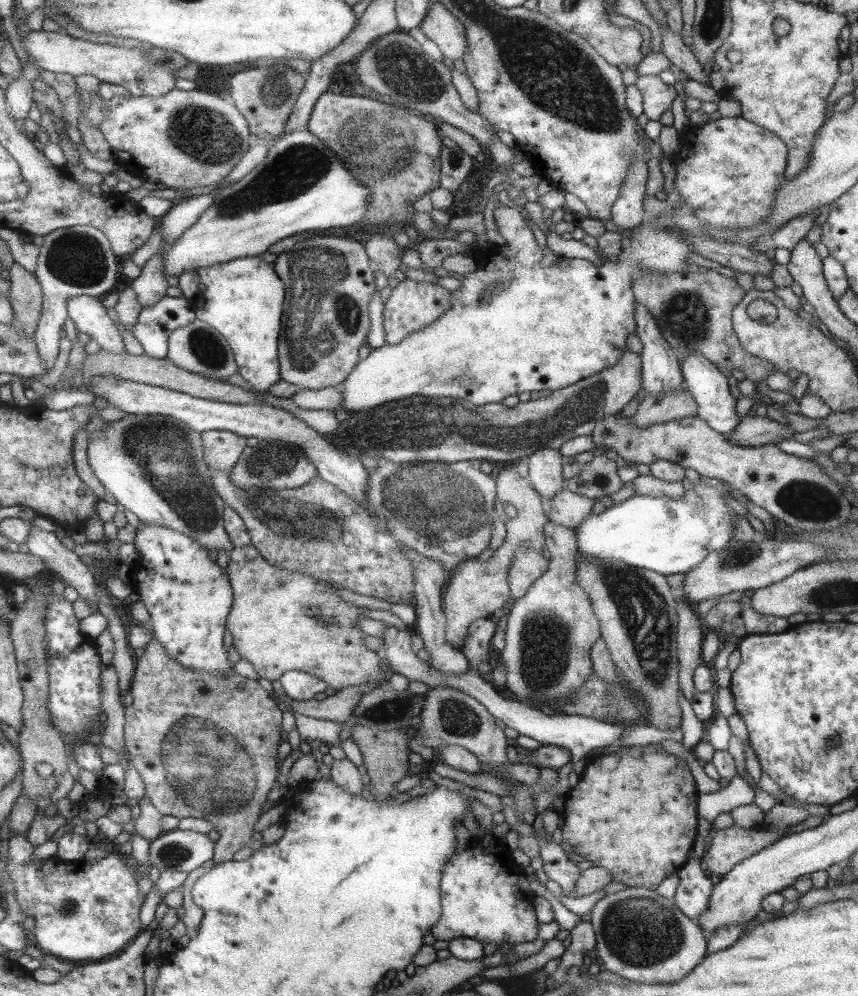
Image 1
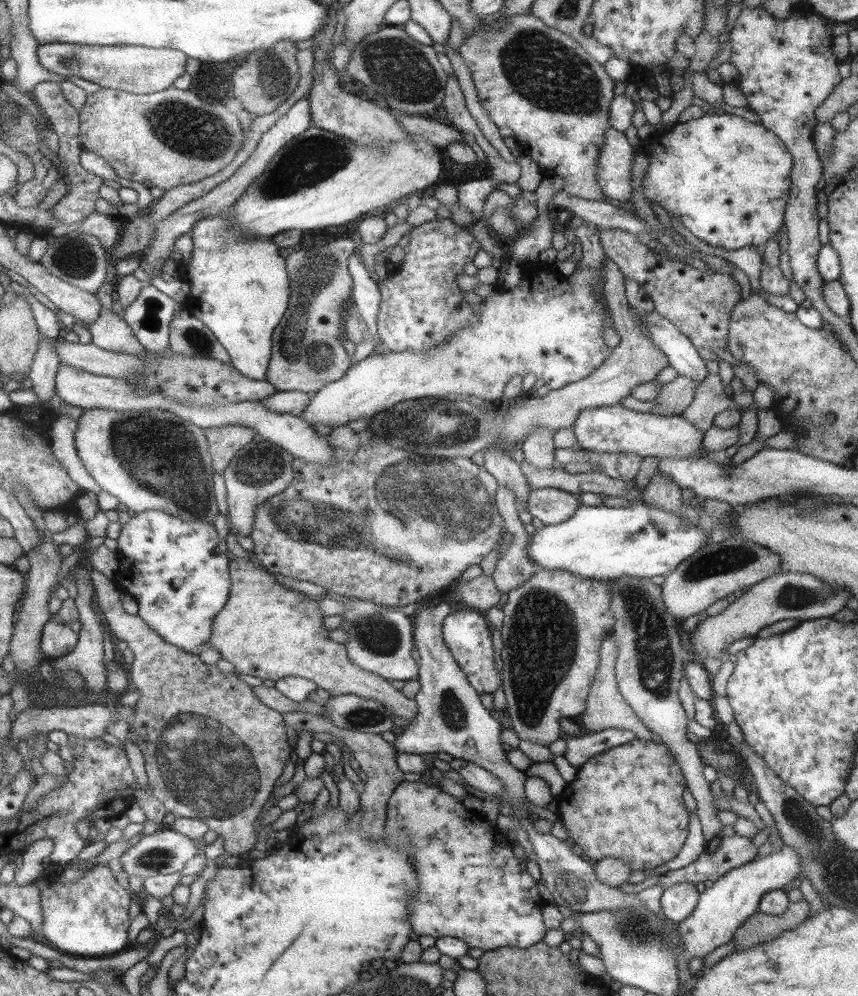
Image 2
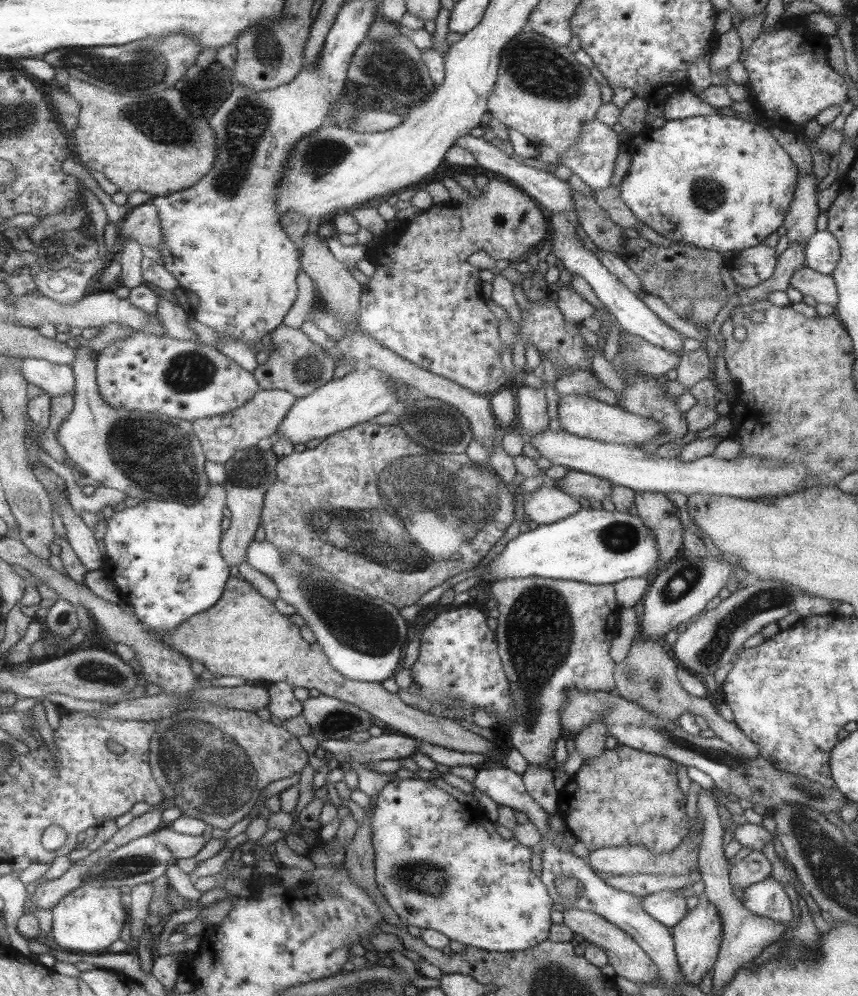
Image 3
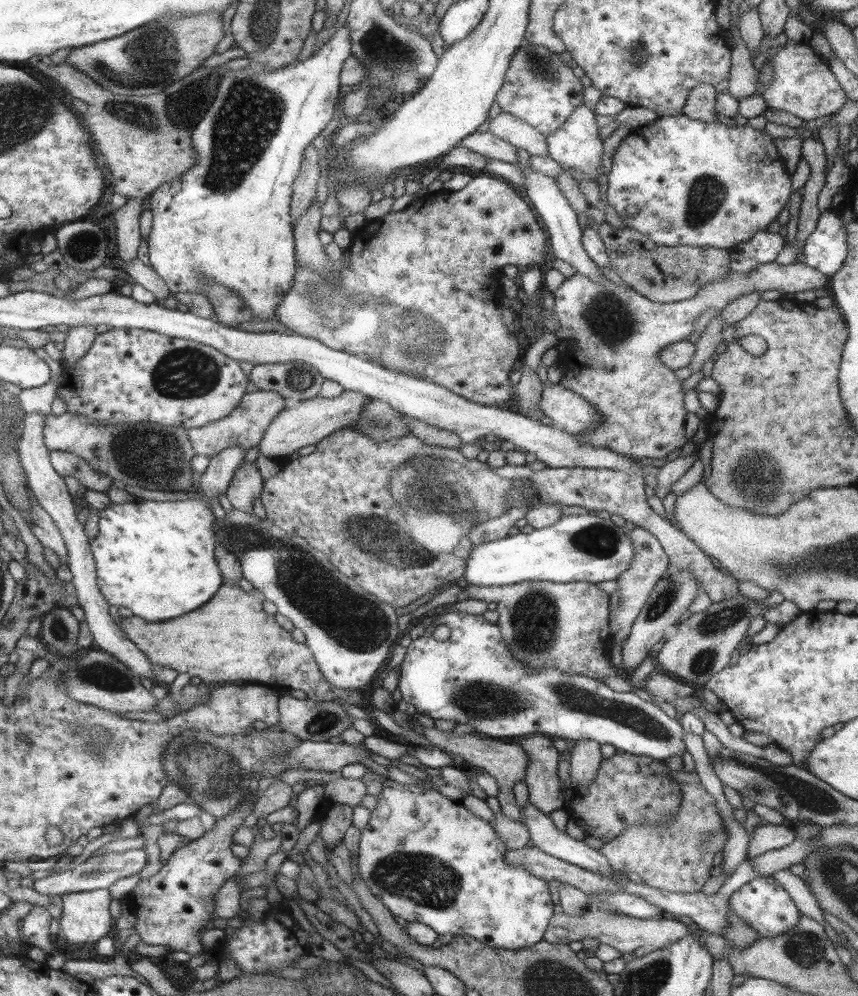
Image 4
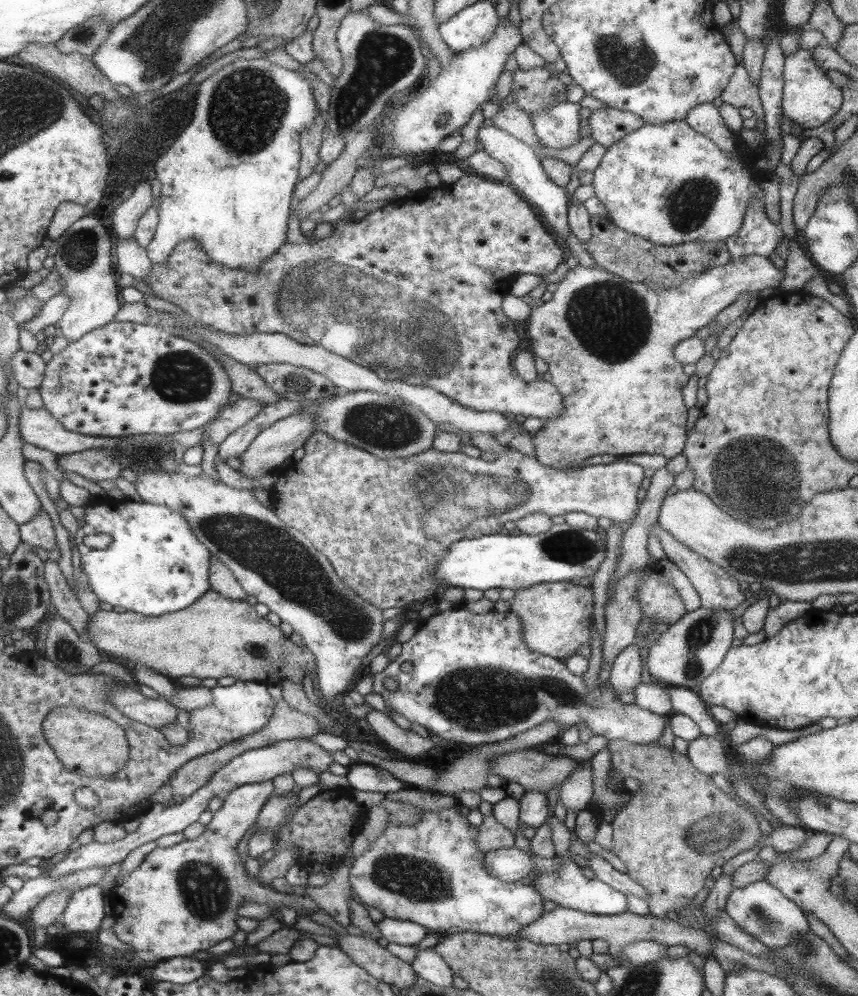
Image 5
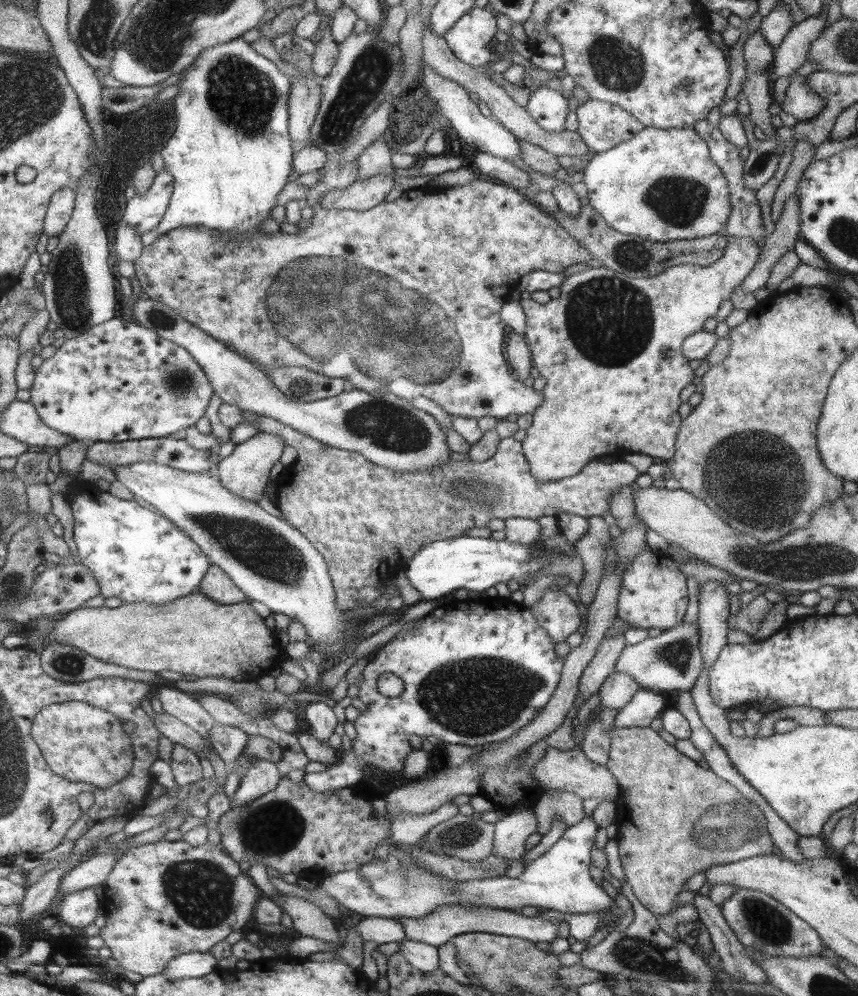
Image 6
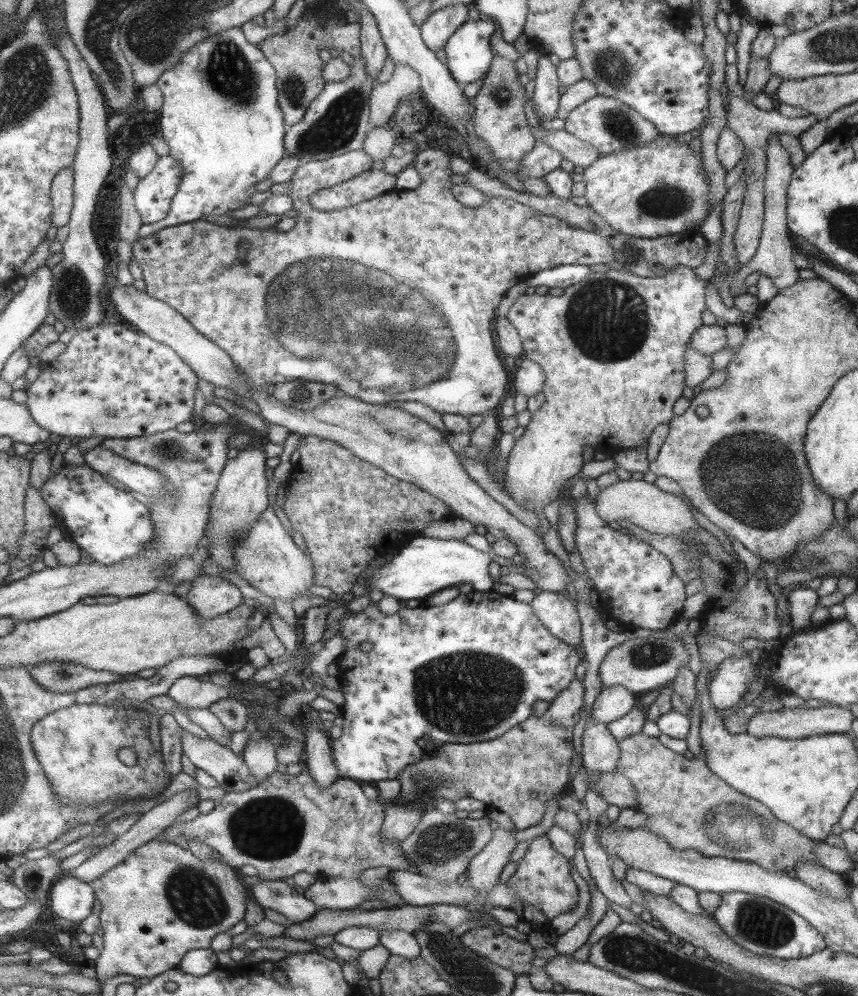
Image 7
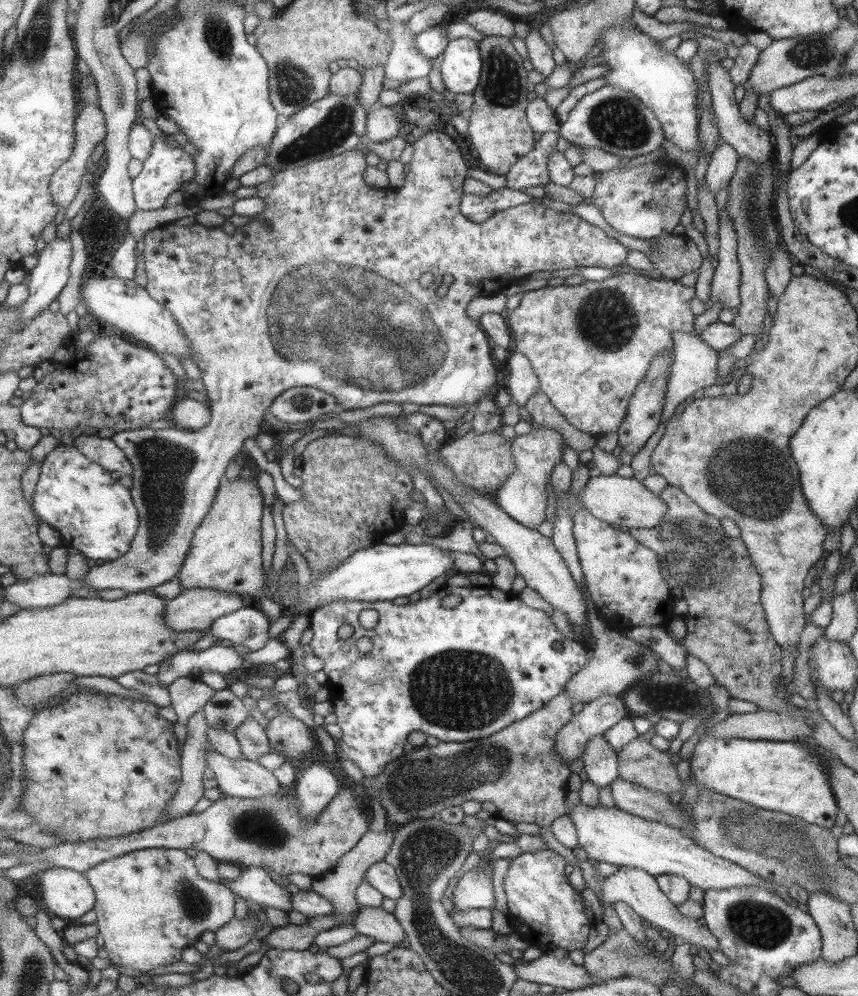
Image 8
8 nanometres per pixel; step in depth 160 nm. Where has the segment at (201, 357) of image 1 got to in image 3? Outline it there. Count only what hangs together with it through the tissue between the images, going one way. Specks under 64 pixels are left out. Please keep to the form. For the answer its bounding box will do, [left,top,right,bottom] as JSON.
[156,295,196,341]

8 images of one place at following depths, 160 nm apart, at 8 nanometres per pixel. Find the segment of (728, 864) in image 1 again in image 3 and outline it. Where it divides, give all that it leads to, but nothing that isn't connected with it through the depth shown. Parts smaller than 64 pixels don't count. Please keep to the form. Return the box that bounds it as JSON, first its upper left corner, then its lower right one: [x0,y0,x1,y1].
[594,870,700,896]

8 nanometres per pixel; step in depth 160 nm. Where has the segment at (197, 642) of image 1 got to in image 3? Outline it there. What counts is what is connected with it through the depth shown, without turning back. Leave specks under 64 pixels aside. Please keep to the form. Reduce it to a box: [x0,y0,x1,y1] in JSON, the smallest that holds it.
[103,483,229,634]

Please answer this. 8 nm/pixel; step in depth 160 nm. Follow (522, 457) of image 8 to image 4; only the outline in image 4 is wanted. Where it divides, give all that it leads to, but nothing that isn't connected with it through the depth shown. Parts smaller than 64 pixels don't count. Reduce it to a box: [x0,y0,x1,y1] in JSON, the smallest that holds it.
[541,262,827,459]

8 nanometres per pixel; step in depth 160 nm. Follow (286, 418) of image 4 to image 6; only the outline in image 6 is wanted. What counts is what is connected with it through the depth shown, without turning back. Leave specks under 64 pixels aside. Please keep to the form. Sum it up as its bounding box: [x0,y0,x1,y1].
[214,432,284,503]

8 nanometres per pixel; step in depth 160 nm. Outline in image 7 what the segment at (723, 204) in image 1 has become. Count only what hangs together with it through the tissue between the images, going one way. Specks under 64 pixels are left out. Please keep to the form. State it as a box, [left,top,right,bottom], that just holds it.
[582,134,709,239]

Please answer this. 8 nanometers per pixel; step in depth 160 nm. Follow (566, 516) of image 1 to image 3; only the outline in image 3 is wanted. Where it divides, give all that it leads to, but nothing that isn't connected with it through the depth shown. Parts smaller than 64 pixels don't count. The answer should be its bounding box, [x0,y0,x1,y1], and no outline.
[523,484,581,524]

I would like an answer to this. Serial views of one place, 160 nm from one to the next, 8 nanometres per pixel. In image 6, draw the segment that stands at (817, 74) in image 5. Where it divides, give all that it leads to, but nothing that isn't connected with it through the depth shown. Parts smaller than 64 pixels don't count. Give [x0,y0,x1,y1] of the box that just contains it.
[780,70,824,121]

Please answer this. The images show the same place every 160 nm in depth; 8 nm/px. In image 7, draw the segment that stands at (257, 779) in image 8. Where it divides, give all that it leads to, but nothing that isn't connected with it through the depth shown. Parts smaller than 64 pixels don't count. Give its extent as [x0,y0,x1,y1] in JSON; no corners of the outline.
[181,730,256,792]

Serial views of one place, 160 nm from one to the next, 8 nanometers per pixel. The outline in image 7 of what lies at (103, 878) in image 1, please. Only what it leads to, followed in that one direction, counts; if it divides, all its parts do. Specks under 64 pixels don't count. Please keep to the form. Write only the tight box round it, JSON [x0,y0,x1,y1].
[50,874,93,922]

